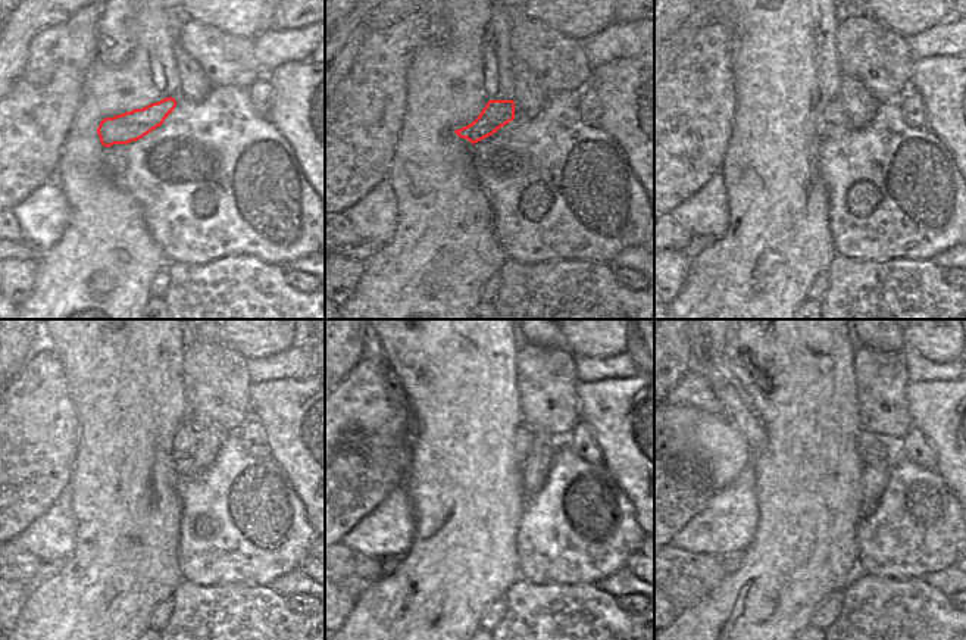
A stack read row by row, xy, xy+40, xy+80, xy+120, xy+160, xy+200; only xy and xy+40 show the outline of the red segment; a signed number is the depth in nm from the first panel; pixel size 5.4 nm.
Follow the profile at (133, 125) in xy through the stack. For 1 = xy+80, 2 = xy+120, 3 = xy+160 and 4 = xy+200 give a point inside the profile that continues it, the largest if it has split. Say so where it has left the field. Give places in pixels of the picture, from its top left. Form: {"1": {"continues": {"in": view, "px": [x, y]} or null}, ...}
{"1": {"continues": {"in": "xy+80", "px": [834, 119]}}, "2": {"continues": {"in": "xy+120", "px": [184, 440]}}, "3": {"continues": {"in": "xy+160", "px": [525, 437]}}, "4": {"continues": {"in": "xy+200", "px": [874, 449]}}}

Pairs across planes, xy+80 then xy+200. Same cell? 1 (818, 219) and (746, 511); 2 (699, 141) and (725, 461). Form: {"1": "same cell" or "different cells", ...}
{"1": "different cells", "2": "different cells"}

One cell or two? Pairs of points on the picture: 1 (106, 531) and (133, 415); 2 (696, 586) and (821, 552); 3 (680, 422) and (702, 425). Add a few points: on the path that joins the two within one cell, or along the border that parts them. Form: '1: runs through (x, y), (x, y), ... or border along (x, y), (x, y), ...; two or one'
1: runs through (124, 502), (127, 445); one
2: border along (727, 574), (697, 602); two
3: runs through (685, 425), (696, 425); one

